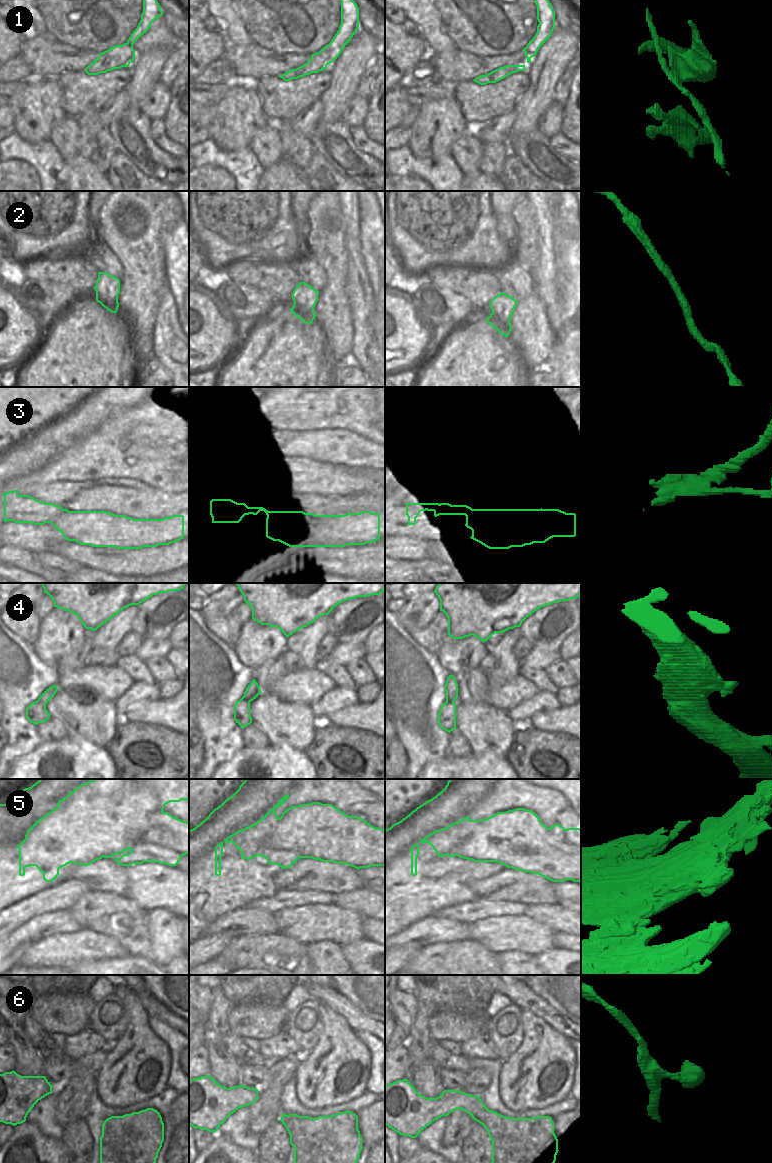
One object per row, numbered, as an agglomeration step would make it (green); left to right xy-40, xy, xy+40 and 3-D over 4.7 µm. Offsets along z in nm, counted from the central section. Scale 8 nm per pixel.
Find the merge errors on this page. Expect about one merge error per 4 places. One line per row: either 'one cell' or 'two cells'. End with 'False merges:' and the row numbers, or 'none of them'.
1: two cells
2: one cell
3: two cells
4: one cell
5: two cells
6: one cell
False merges: 1, 3, 5

